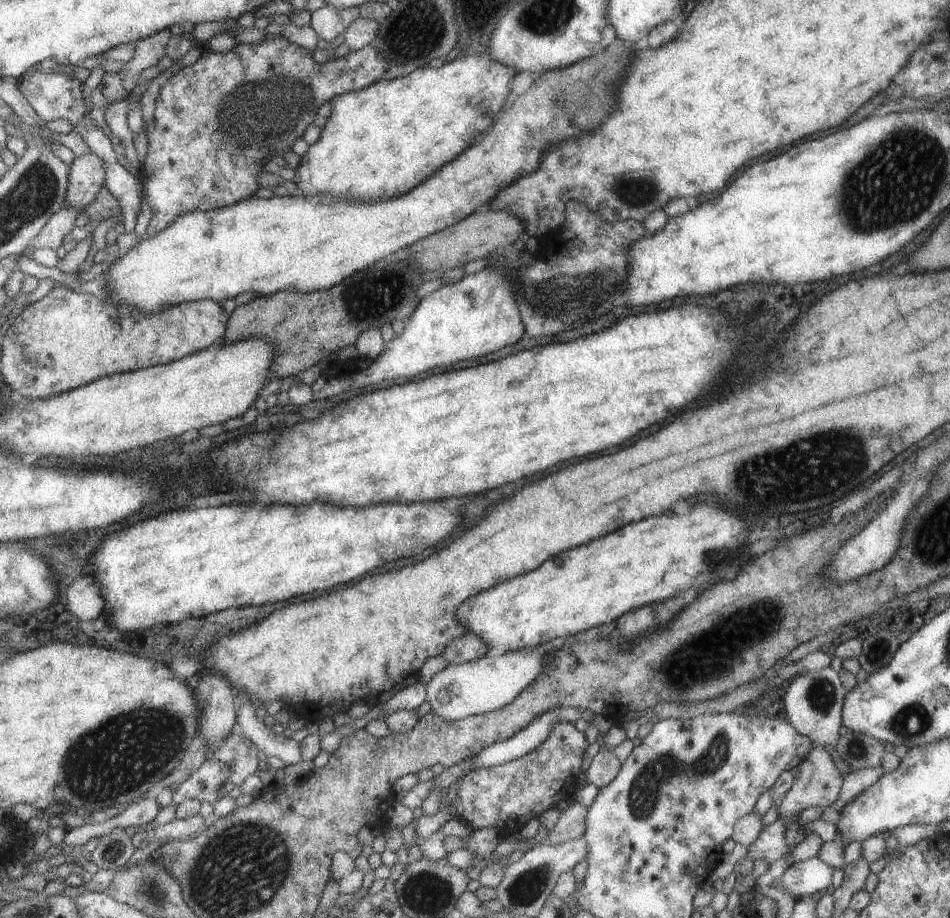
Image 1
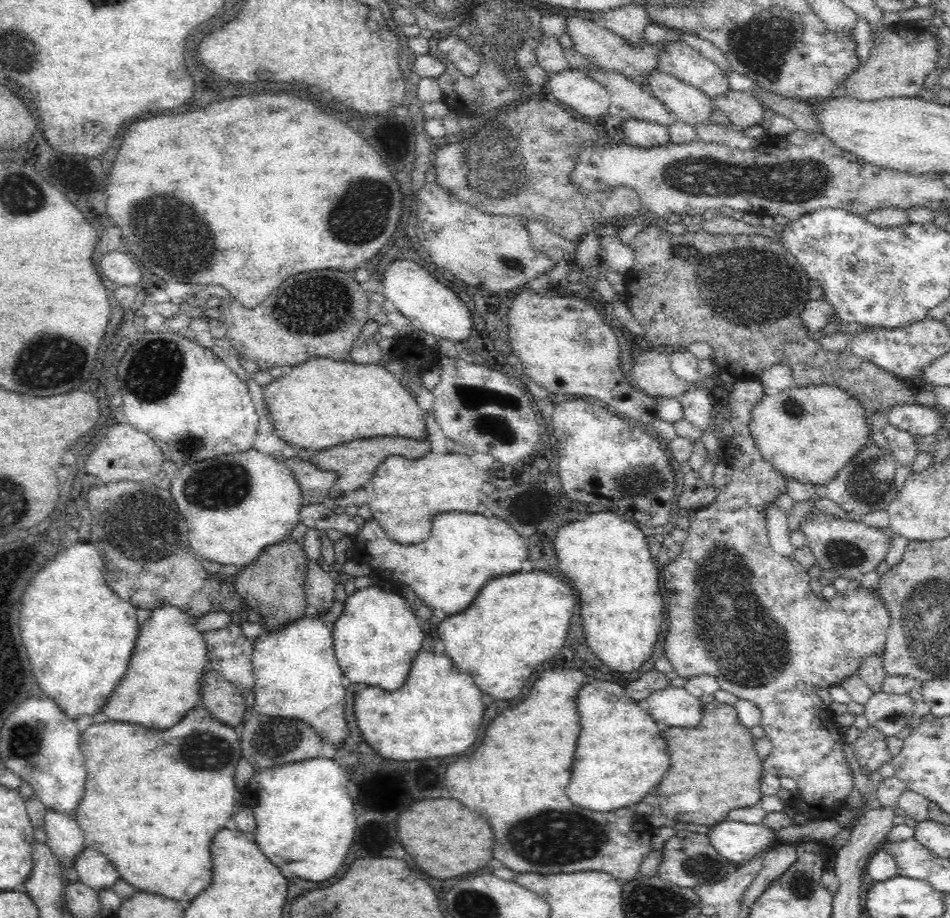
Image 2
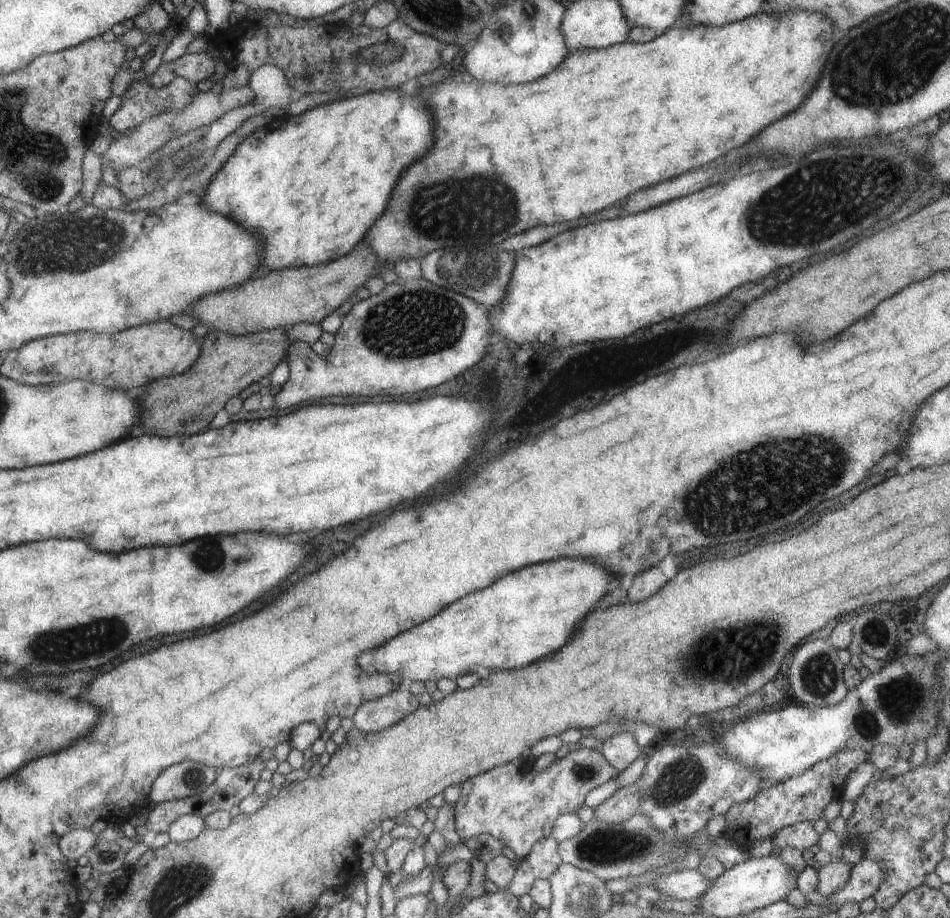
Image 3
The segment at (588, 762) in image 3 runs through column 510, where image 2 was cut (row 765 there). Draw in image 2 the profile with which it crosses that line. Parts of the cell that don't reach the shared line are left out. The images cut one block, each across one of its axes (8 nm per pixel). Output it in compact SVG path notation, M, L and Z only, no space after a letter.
M757 377L755 378L736 378L733 382L731 382L731 388L730 394L727 397L728 400L728 406L729 409L731 410L731 417L728 419L733 427L734 433L732 438L730 439L730 444L732 446L738 446L738 448L726 448L726 450L720 450L719 452L726 452L726 454L722 454L722 456L726 456L726 464L730 466L732 469L733 475L732 478L730 479L730 482L726 484L726 486L723 486L719 488L715 501L712 501L708 506L705 506L704 508L701 509L692 509L689 511L689 516L687 517L690 521L690 526L687 529L687 537L686 540L681 544L681 553L674 559L670 560L669 564L666 565L666 568L664 568L664 582L666 582L666 590L668 590L668 598L670 598L670 608L668 608L668 614L670 614L670 626L668 626L668 634L666 634L665 640L664 640L664 650L665 650L665 656L667 656L667 659L669 660L670 664L673 666L673 674L677 676L682 676L685 679L691 676L698 676L701 674L708 674L716 677L716 680L718 681L719 688L722 690L725 690L726 692L730 692L730 694L734 694L734 696L737 696L738 698L742 700L748 700L750 702L753 702L760 710L761 710L761 717L759 718L759 725L764 728L764 732L766 732L766 736L772 741L772 752L770 752L769 756L766 756L763 760L763 770L764 773L766 774L772 774L773 776L776 776L778 778L782 776L788 776L791 777L795 782L796 785L798 785L798 791L799 793L797 796L793 796L793 801L796 803L794 807L794 811L797 812L797 817L794 818L795 824L794 825L799 825L799 826L804 826L800 824L800 819L816 819L816 820L823 820L823 819L835 819L835 816L838 814L840 809L842 808L842 804L846 801L846 796L852 792L852 790L855 788L855 786L859 786L857 784L857 771L850 769L850 766L848 766L848 762L846 761L846 758L844 757L844 740L842 740L842 735L841 731L839 730L839 725L835 721L834 715L831 715L830 709L828 706L824 705L822 703L822 699L818 695L816 695L815 691L817 688L830 688L836 685L840 685L840 682L844 680L845 678L848 678L849 676L852 676L856 674L858 667L863 663L863 660L869 655L869 654L876 654L878 657L882 658L883 652L885 651L885 644L887 641L887 632L891 623L891 618L889 615L889 612L887 611L887 608L883 605L883 602L881 601L881 598L879 598L879 594L877 594L877 587L876 588L866 588L863 587L862 585L860 588L849 588L846 592L843 594L837 594L834 596L833 600L828 600L826 601L823 597L820 595L816 595L812 592L812 589L810 587L810 575L808 574L808 570L804 564L801 562L796 561L794 557L786 558L785 556L782 556L781 554L778 554L773 548L772 545L770 544L769 541L769 534L767 531L767 518L765 515L765 508L767 507L768 503L771 503L772 501L775 501L776 498L779 496L780 493L786 492L786 478L787 476L785 474L782 474L779 470L776 470L774 468L773 464L770 464L767 460L764 460L762 458L762 455L760 454L760 451L756 448L753 436L750 434L750 420L752 418L752 413L751 410L753 409L753 406L756 406L758 402L764 398L764 395L766 395L766 390L763 388L763 385L759 381Z

